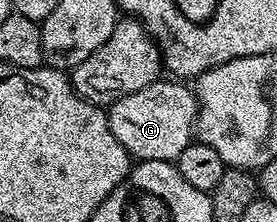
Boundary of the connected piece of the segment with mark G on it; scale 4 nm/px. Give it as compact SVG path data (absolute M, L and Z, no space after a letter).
M158 79L143 91L126 93L108 106L111 135L123 143L130 158L137 161L176 162L179 155L195 141L197 95L188 84L177 79Z

